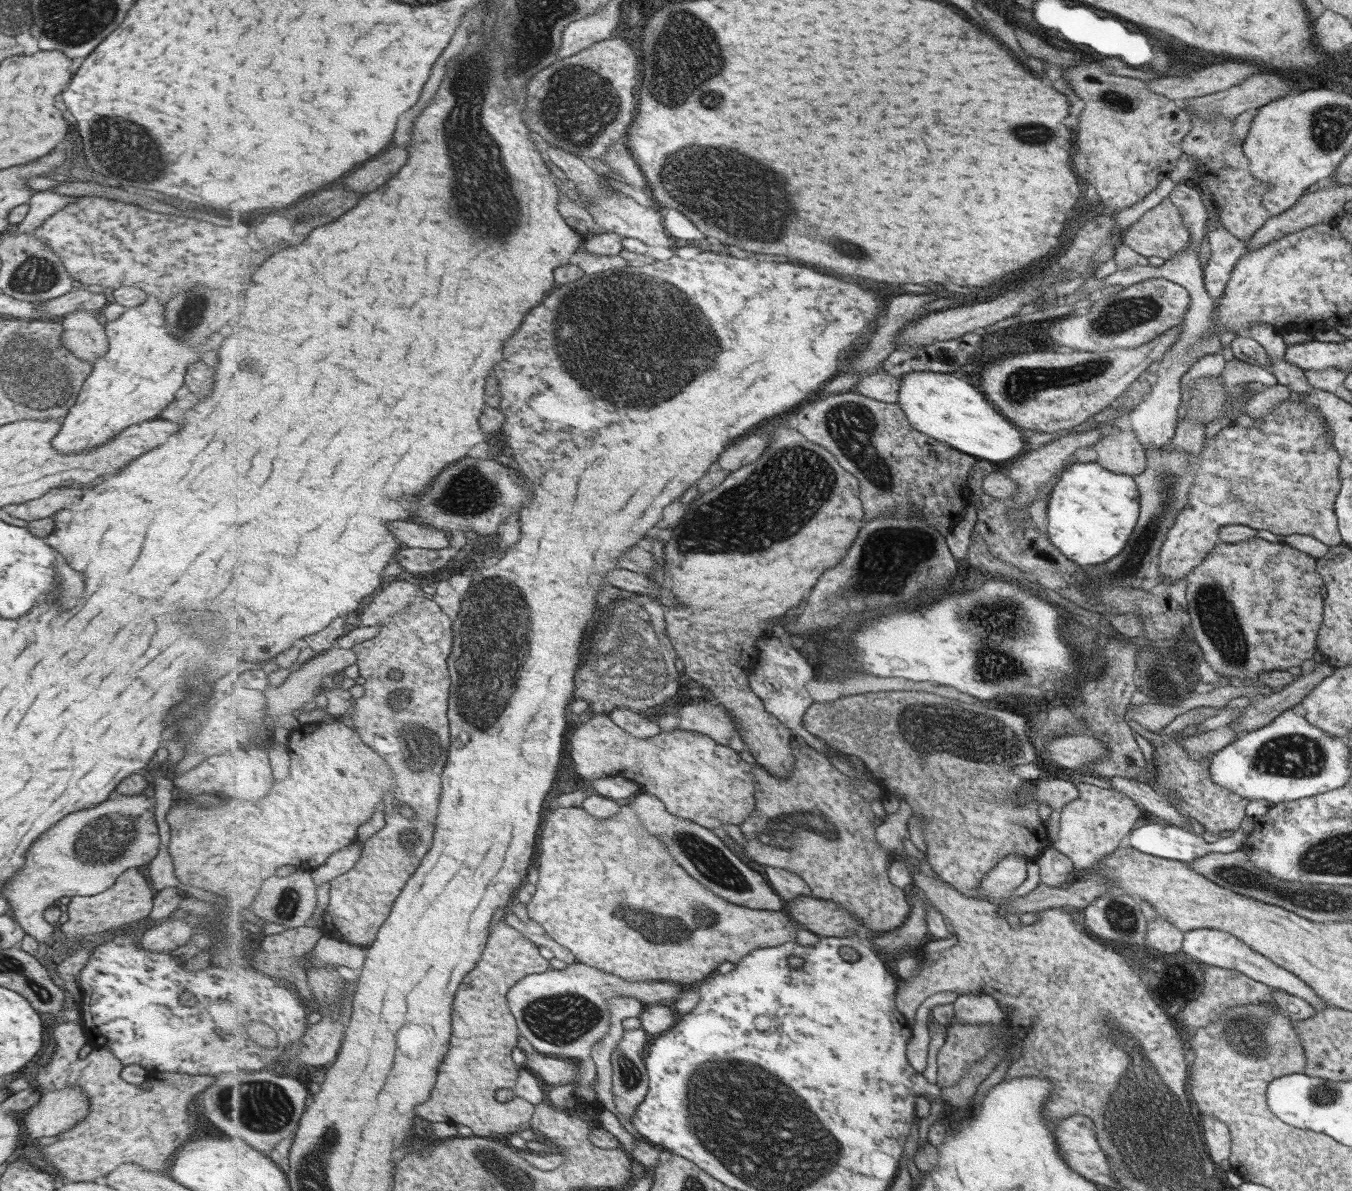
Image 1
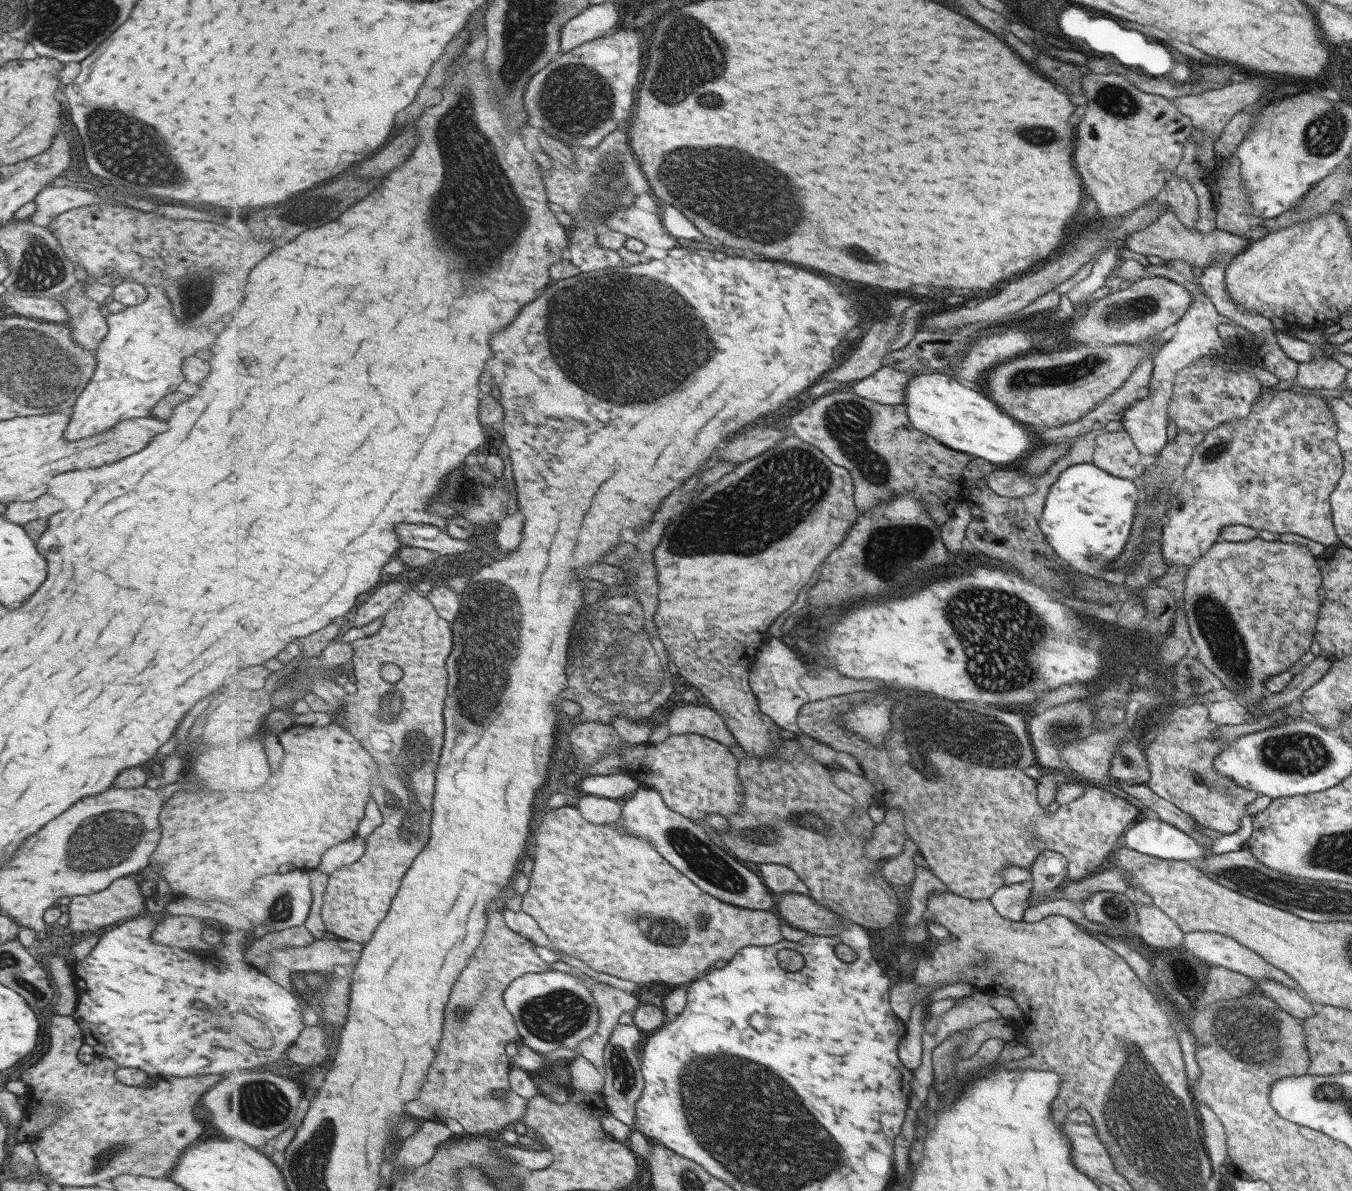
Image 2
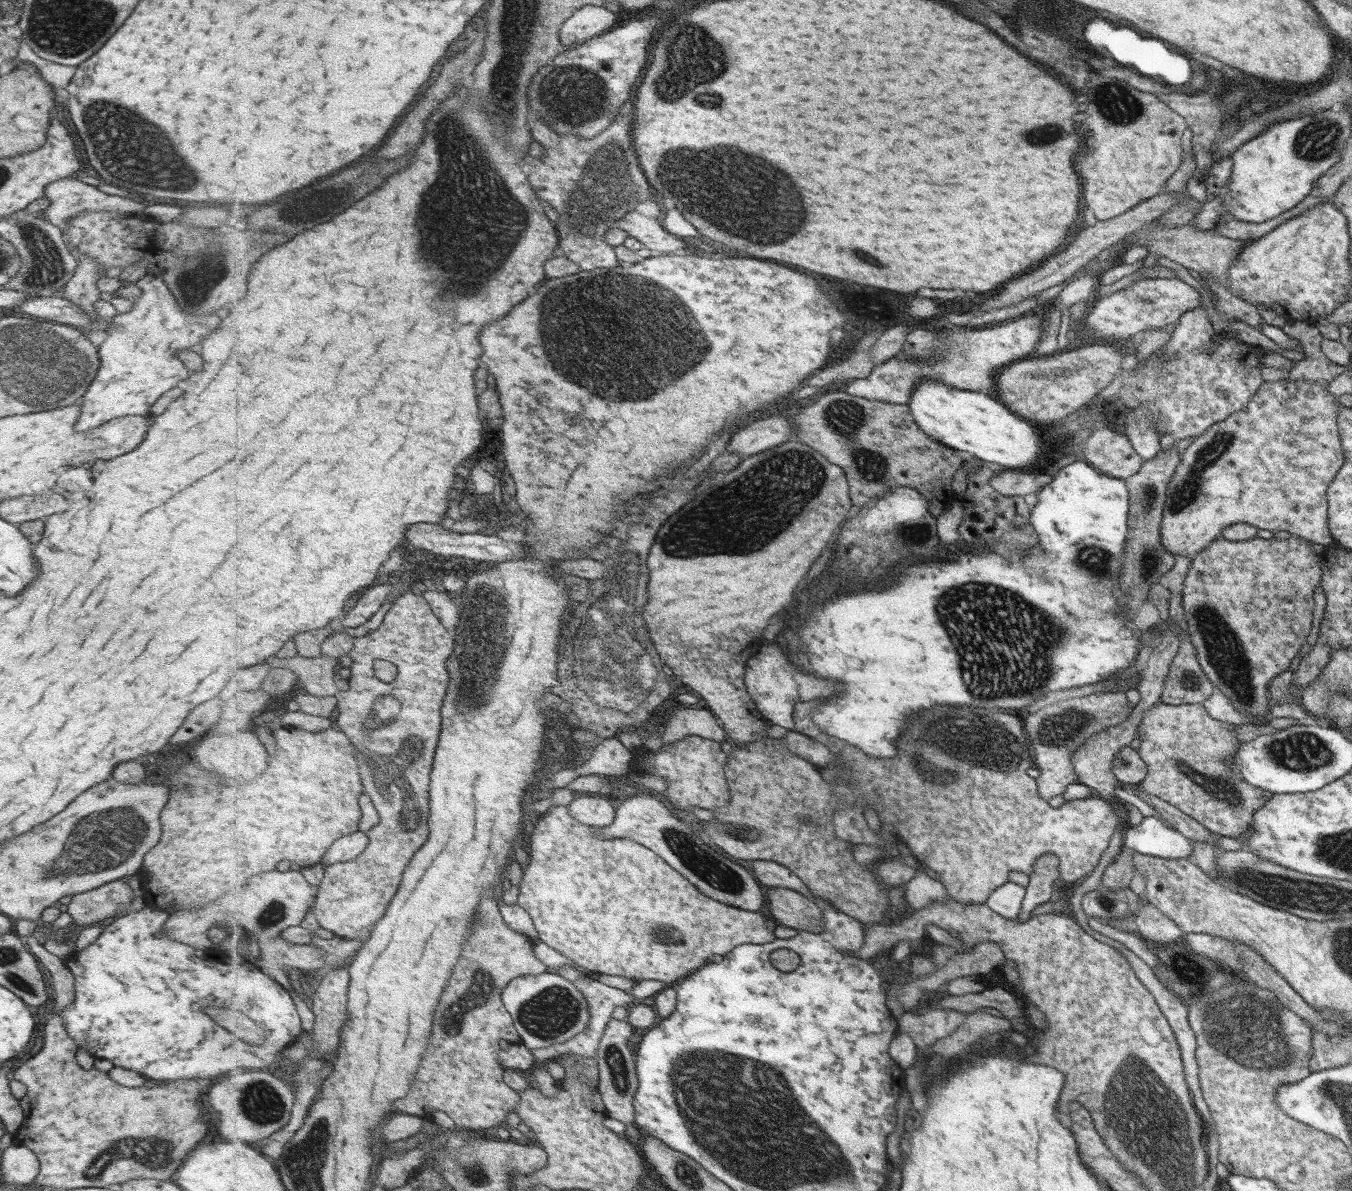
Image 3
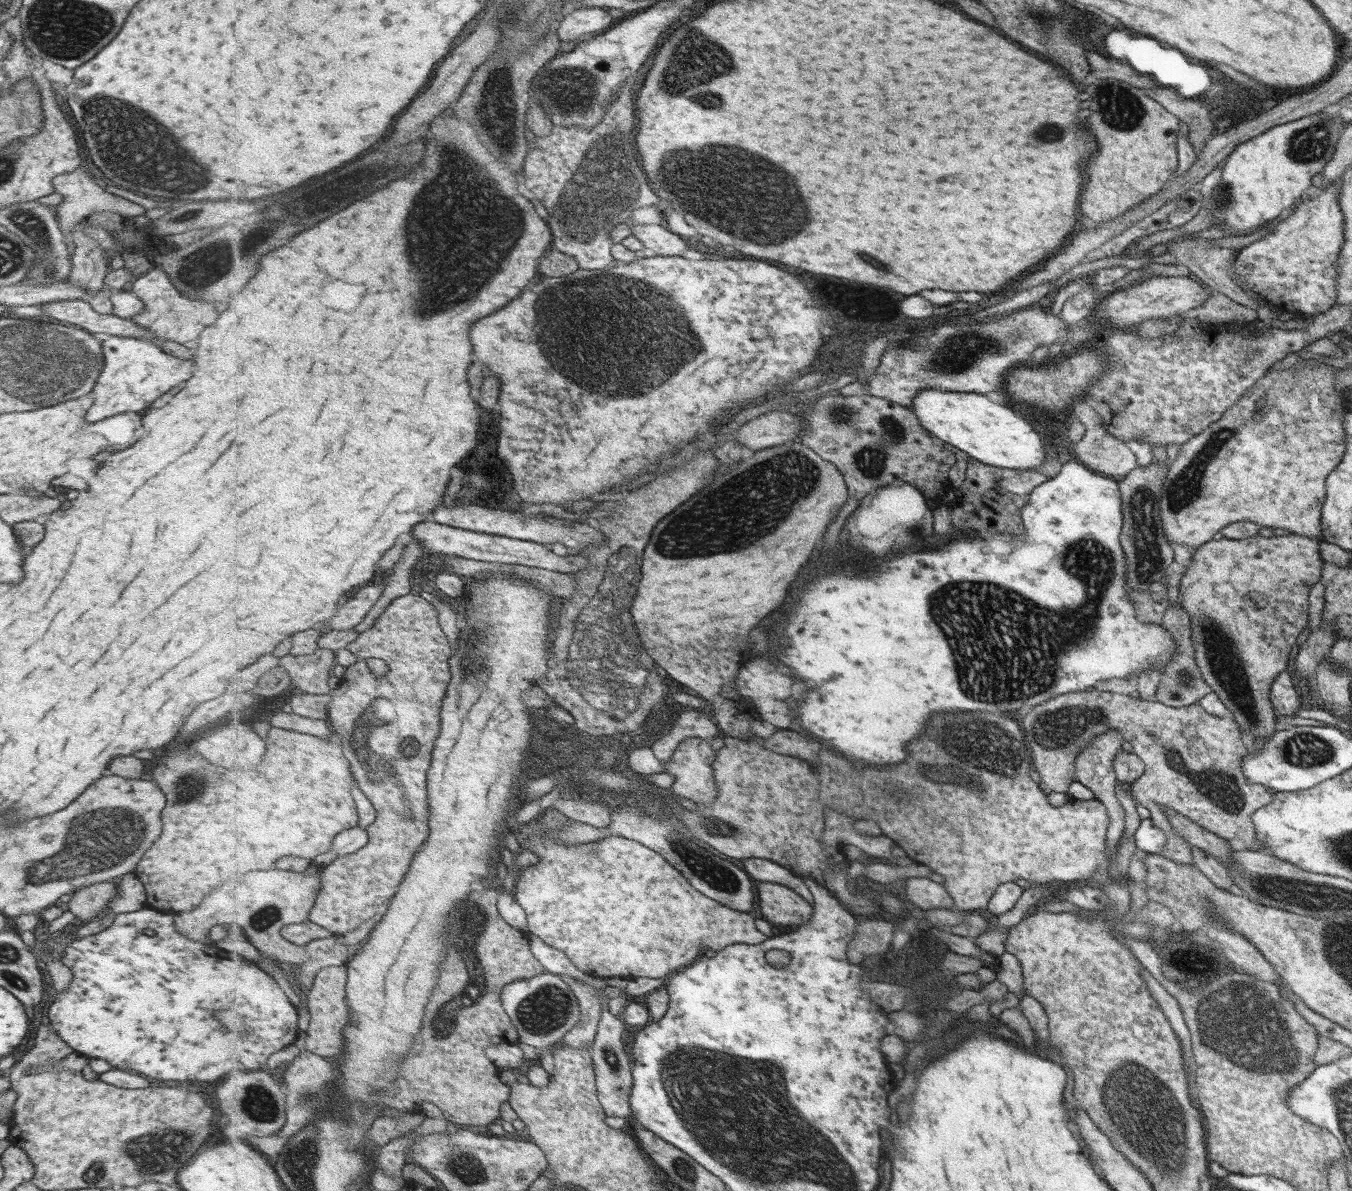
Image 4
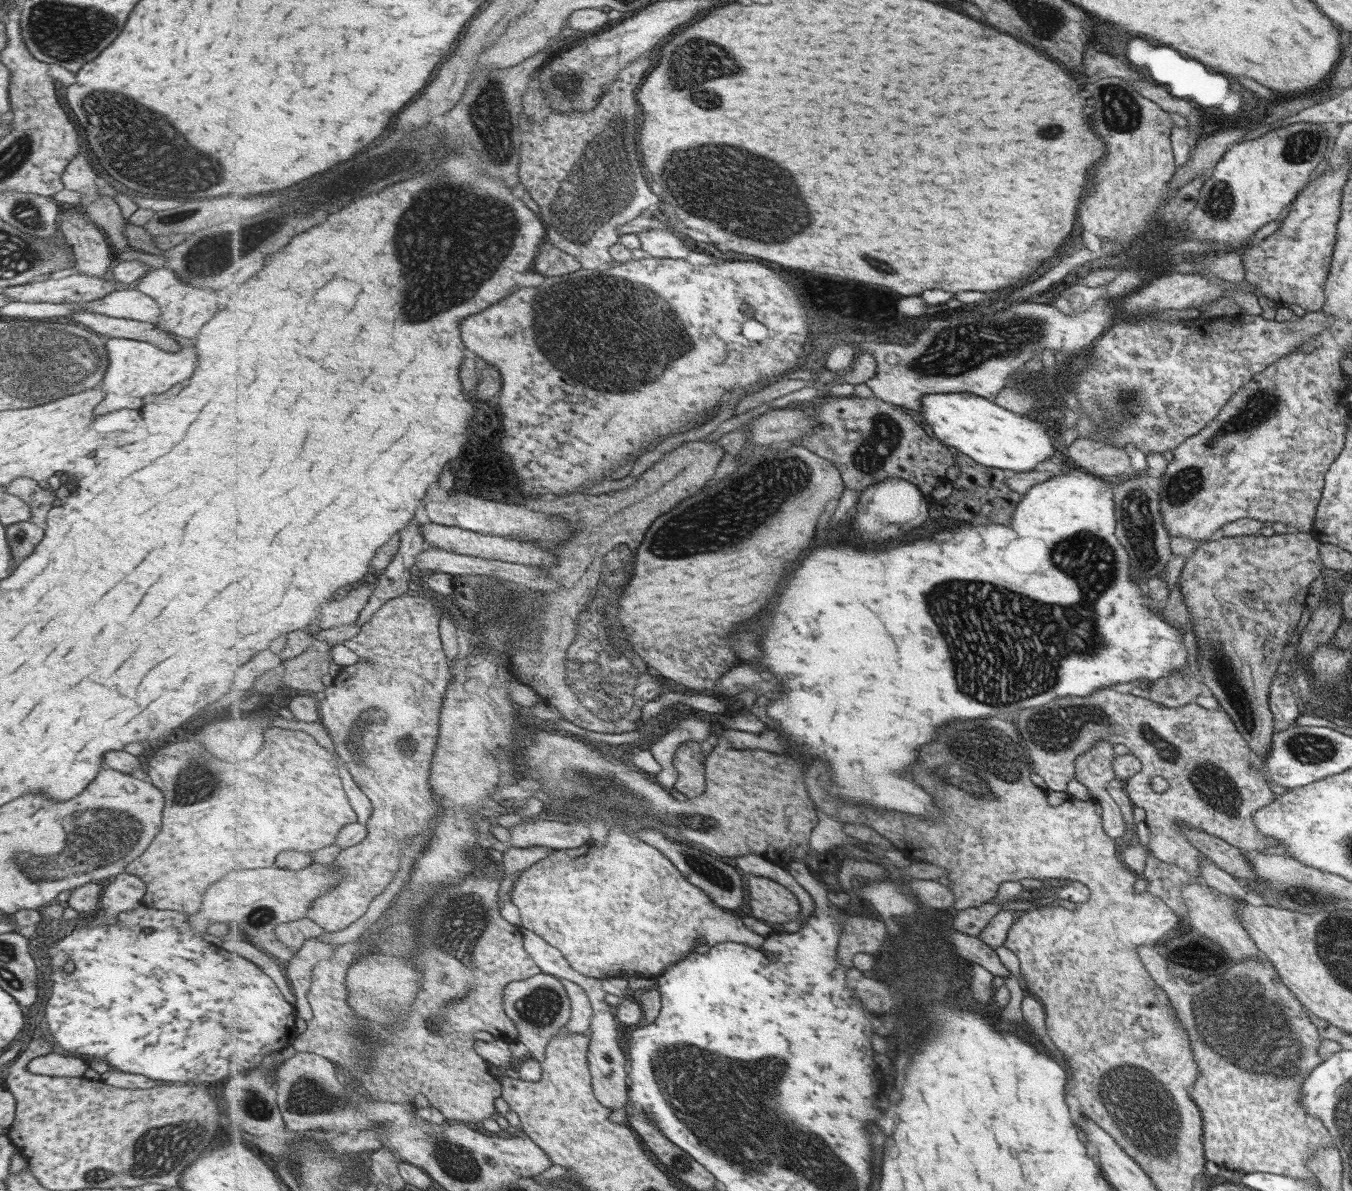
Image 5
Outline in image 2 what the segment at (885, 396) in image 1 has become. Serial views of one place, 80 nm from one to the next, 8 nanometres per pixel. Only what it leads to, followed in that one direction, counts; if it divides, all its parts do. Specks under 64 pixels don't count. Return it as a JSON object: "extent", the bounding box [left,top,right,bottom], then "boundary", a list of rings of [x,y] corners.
{"extent":[851,364,913,405],"boundary":[[[887,364],[875,374],[857,381],[851,388],[863,398],[887,405],[898,405],[905,400],[905,387],[913,373],[896,371]]]}

